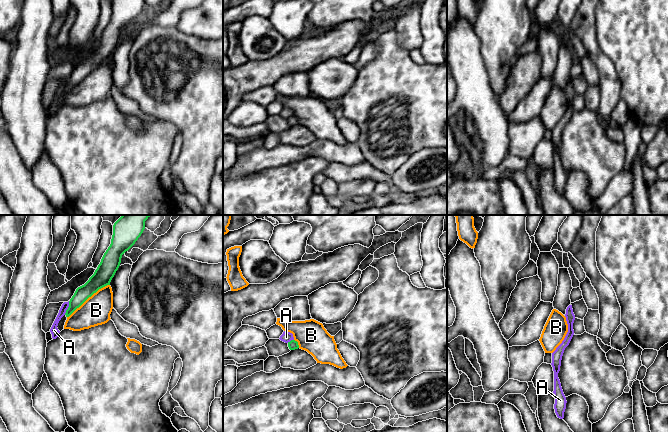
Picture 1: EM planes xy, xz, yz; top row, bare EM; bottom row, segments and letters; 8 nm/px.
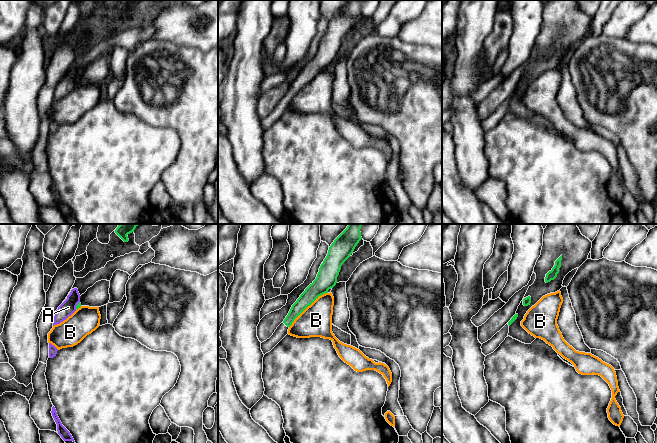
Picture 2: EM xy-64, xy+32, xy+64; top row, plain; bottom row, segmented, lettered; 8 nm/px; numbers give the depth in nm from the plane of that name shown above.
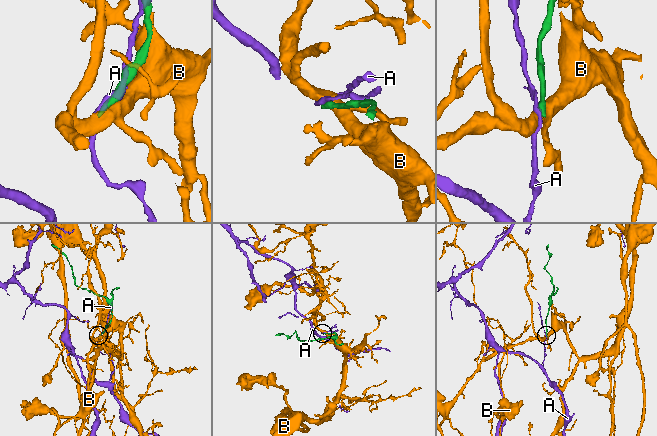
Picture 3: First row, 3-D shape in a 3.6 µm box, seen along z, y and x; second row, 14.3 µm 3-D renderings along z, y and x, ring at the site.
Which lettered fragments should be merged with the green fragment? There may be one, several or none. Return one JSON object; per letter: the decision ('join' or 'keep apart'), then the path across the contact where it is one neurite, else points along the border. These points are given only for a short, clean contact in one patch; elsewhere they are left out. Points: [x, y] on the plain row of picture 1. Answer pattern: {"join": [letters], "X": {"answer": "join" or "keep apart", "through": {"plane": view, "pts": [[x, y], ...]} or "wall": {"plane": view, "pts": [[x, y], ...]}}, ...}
{"join": [], "A": {"answer": "keep apart", "wall": {"plane": "xy", "pts": [[69, 77], [69, 82], [64, 90]]}}, "B": {"answer": "keep apart", "wall": {"plane": "xy", "pts": [[109, 60], [99, 64], [67, 93]]}}}

